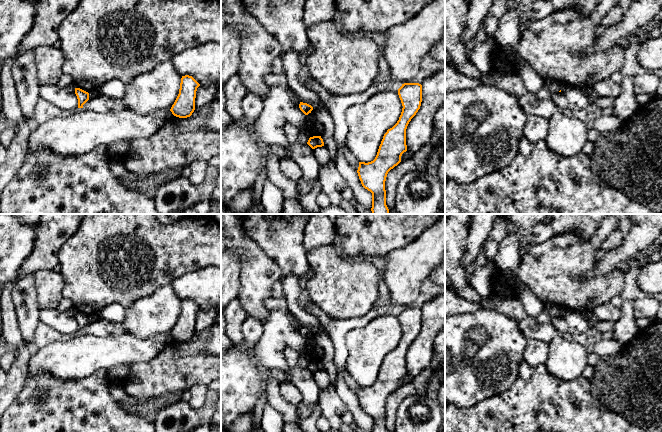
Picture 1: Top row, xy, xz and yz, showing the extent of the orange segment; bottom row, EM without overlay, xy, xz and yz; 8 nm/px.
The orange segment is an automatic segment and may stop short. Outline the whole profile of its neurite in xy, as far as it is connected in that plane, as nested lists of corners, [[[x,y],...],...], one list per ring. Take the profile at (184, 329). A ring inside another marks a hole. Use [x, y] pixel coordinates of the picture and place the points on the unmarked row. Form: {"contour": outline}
{"contour": [[[189,299],[182,300],[179,318],[170,335],[179,342],[187,342],[195,334],[196,315],[200,308]]]}

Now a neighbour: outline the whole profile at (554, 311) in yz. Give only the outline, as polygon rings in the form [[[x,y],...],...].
[[[545,305],[544,311],[548,312],[553,318],[558,317],[562,313],[562,310],[557,306]]]

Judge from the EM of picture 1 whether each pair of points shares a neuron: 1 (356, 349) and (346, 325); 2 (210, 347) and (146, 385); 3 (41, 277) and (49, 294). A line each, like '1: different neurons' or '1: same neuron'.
1: different neurons
2: different neurons
3: same neuron

